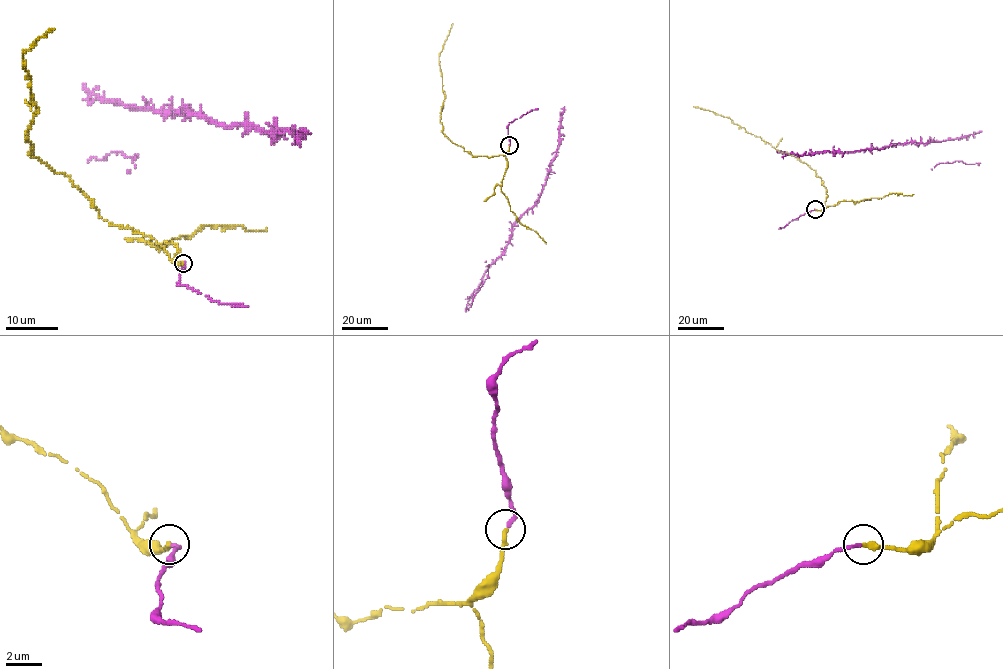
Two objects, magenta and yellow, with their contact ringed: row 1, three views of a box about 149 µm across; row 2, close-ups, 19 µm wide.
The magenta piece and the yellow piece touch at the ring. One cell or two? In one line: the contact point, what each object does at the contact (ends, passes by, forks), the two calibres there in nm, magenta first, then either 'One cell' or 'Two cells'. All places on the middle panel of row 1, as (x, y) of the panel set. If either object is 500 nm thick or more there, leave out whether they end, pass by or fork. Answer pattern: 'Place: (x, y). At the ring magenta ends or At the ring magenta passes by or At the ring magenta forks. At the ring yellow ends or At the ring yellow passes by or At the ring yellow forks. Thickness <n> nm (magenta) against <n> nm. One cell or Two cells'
Place: (509, 145). At the ring magenta ends. At the ring yellow ends. Thickness 260 nm (magenta) against 320 nm. One cell

